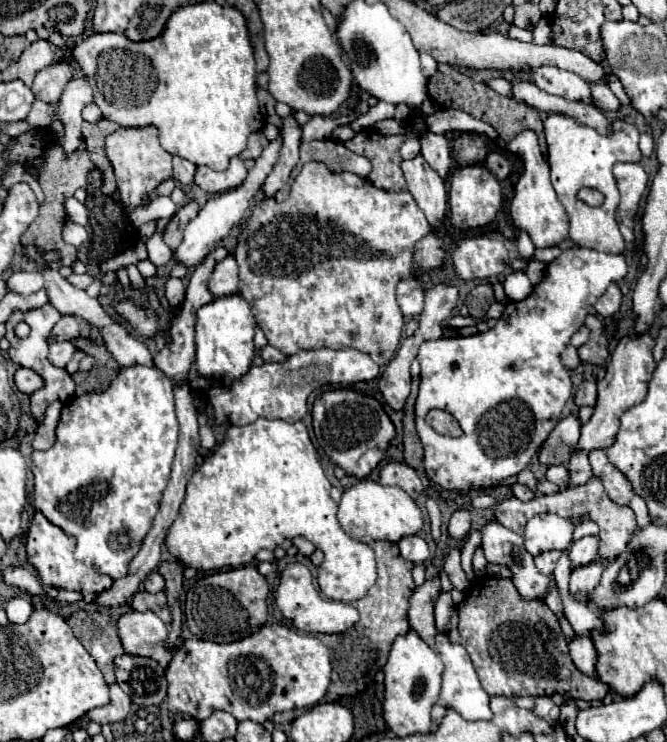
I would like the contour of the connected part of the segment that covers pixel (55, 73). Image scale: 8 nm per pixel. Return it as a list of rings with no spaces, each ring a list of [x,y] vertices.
[[[65,57],[61,63],[39,71],[31,85],[31,91],[35,93],[37,99],[41,99],[45,103],[57,103],[65,83],[71,79],[71,75],[73,75],[73,65]]]

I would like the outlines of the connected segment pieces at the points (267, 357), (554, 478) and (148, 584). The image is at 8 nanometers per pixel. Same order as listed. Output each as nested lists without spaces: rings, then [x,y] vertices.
[[[271,345],[263,347],[263,349],[259,351],[259,355],[263,357],[265,363],[283,363],[283,361],[287,361],[287,357],[285,357],[279,349],[275,349],[275,347],[271,347]]]
[[[565,465],[549,467],[549,469],[547,469],[547,475],[545,475],[545,477],[547,477],[547,479],[549,479],[551,483],[559,485],[561,489],[569,485],[569,471],[567,471],[567,467],[565,467]]]
[[[157,571],[149,573],[149,577],[145,579],[145,591],[149,591],[149,593],[163,591],[163,577]]]

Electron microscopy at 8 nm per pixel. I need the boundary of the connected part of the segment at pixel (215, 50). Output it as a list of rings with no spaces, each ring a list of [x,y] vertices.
[[[201,1],[201,3],[195,3],[195,5],[185,5],[181,9],[177,9],[165,29],[163,29],[163,35],[157,35],[149,41],[131,41],[127,39],[123,33],[95,33],[83,41],[79,41],[77,45],[73,45],[69,49],[67,41],[57,33],[57,31],[51,31],[51,37],[49,37],[49,43],[59,47],[65,55],[69,55],[73,59],[73,63],[79,65],[79,69],[83,71],[85,79],[89,81],[91,89],[93,89],[93,95],[95,95],[95,105],[101,109],[103,117],[109,119],[109,121],[115,121],[119,123],[121,127],[131,127],[131,129],[137,129],[137,127],[147,127],[147,125],[153,125],[159,129],[159,141],[161,141],[161,147],[171,153],[171,155],[179,155],[195,165],[207,165],[215,171],[225,171],[229,167],[229,159],[233,155],[239,155],[245,145],[247,145],[247,137],[251,131],[259,131],[263,127],[263,115],[259,113],[259,103],[257,103],[257,97],[255,97],[255,59],[253,59],[253,49],[249,45],[249,33],[247,33],[247,25],[245,25],[245,17],[235,9],[235,7],[221,7],[217,5],[215,1]]]

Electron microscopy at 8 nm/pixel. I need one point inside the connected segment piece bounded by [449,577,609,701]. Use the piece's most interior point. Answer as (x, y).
(514, 651)

